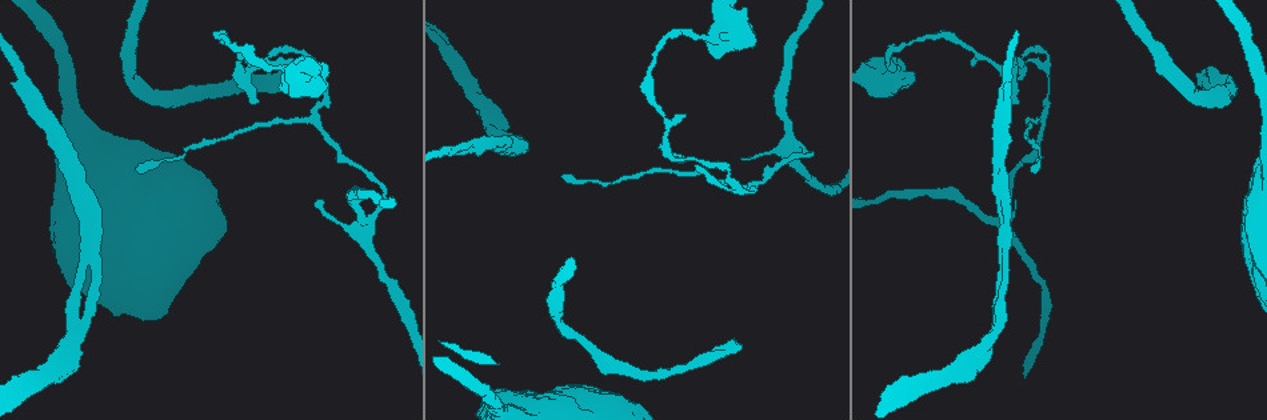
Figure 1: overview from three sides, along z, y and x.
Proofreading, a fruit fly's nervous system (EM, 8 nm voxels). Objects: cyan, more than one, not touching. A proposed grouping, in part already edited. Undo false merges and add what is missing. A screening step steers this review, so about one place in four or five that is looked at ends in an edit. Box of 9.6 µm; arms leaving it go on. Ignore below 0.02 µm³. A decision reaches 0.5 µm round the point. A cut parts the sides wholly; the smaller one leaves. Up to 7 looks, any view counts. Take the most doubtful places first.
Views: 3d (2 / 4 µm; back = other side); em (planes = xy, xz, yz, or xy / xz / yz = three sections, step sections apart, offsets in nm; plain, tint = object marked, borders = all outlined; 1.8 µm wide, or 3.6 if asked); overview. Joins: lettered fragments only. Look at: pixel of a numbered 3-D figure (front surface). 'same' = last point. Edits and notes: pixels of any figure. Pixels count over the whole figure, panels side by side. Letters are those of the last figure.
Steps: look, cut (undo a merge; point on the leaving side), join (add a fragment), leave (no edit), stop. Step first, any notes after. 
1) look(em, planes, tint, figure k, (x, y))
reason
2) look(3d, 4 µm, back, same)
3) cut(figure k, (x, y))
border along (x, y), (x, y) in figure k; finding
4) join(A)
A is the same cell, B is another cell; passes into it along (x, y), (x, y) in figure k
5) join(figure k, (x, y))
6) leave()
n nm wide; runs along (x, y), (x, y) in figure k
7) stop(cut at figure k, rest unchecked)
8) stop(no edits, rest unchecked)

look(em, yz, step 16, tint, figure 1, (75, 187))
arms run side by side

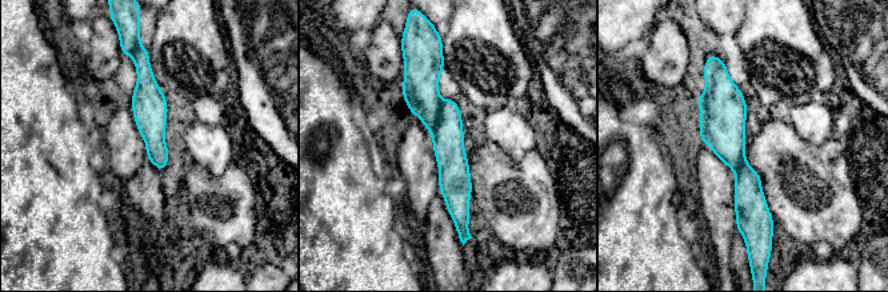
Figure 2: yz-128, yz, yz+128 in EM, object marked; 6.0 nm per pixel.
look(em, planes, borders, same)
cut it another way

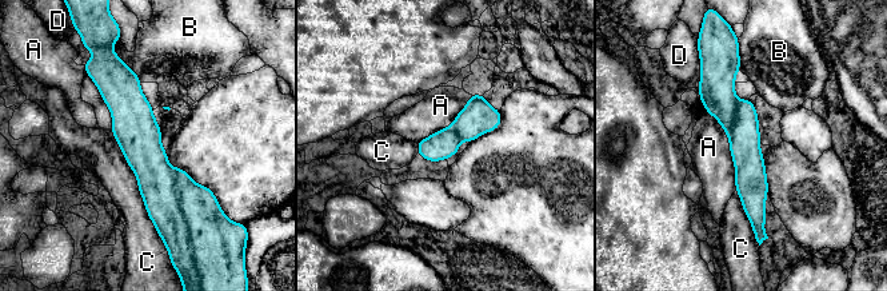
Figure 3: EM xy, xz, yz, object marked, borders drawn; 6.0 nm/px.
leave()
A, B, C and D are other cells; runs along (730, 64), (759, 222) in figure 3; continuous, no second neuron

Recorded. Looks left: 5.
look(3d, 4 µm, figure 1, (1197, 84))
branch stops here

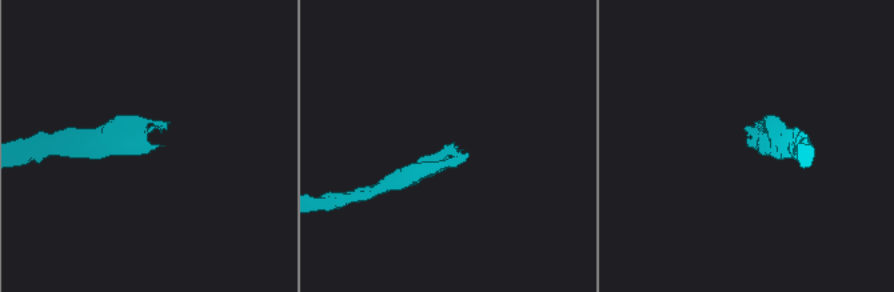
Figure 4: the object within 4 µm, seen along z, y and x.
look(em, yz, step 16, borders, figure 4, (750, 144))
need the tissue

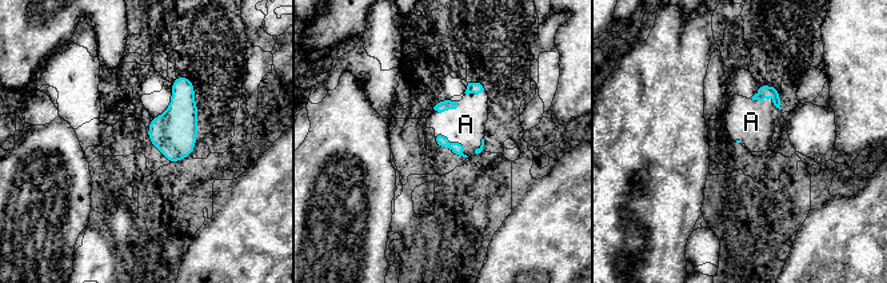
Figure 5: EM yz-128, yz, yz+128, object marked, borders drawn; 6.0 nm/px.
join(A)
A touches over 240 nm; A is the same cell; passes into it along (456, 148), (455, 143), (466, 124) in figure 5; the neuron continues

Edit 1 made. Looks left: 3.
stop(join at figure 5, rest unchecked)

